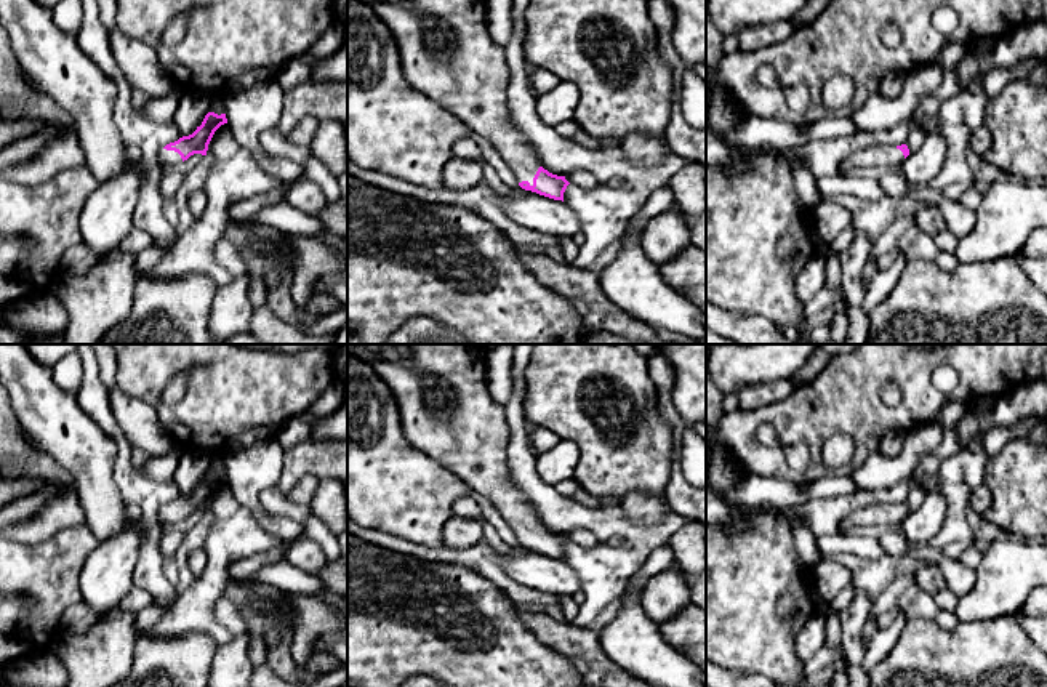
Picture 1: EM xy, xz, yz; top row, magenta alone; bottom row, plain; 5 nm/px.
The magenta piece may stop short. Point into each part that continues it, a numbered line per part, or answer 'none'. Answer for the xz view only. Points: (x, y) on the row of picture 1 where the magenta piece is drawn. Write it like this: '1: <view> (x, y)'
1: xz (447, 53)

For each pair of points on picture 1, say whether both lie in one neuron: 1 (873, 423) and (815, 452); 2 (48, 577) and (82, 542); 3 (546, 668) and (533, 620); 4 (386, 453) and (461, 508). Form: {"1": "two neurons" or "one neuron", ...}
{"1": "one neuron", "2": "one neuron", "3": "two neurons", "4": "two neurons"}

